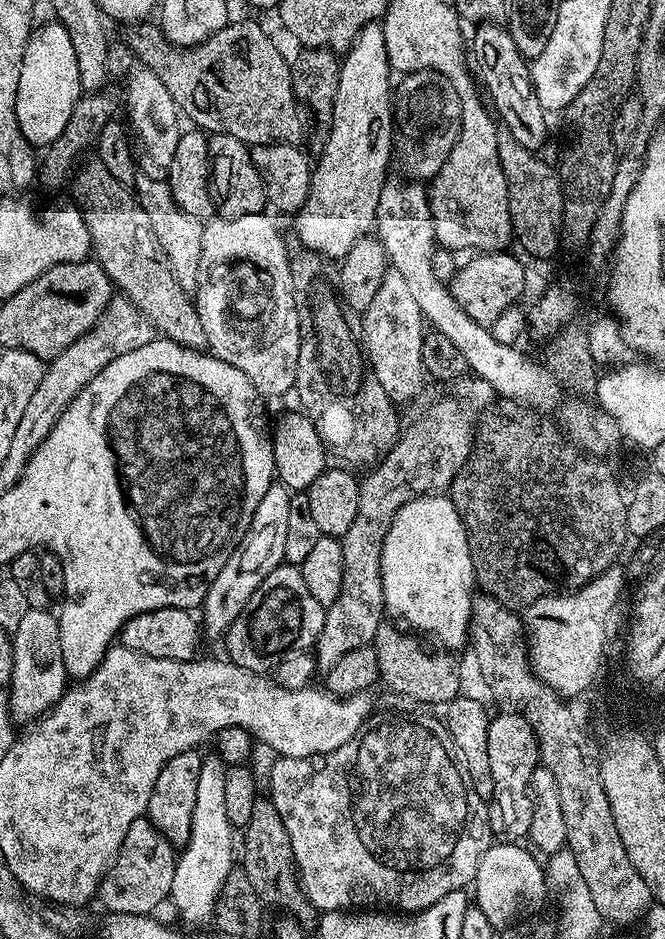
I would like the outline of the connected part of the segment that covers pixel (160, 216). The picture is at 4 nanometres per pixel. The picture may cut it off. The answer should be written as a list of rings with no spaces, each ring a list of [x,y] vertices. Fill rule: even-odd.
[[[137,175],[134,185],[136,201],[150,214],[150,222],[154,226],[154,234],[158,234],[158,242],[162,246],[168,265],[172,268],[174,278],[182,286],[186,294],[196,291],[200,283],[200,259],[202,258],[202,238],[205,221],[194,218],[194,214],[186,214],[178,202],[174,202],[174,194],[170,192],[167,179],[156,176]]]

